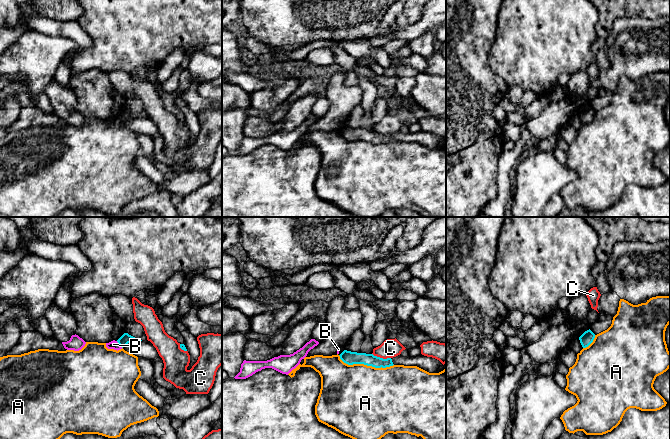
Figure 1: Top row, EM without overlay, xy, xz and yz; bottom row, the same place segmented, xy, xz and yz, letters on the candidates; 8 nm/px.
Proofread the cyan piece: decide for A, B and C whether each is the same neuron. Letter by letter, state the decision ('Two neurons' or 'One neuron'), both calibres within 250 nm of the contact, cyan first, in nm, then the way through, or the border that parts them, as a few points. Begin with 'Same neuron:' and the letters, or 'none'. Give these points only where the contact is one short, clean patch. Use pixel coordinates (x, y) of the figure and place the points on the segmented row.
Same neuron: none
A: Two neurons. Thickness 110 nm (cyan) against 480 nm
B: Two neurons. Thickness 80 nm (cyan) against 70 nm. Boundary: xy (116, 341), (122, 347)
C: Two neurons. Thickness 110 nm (cyan) against 150 nm

